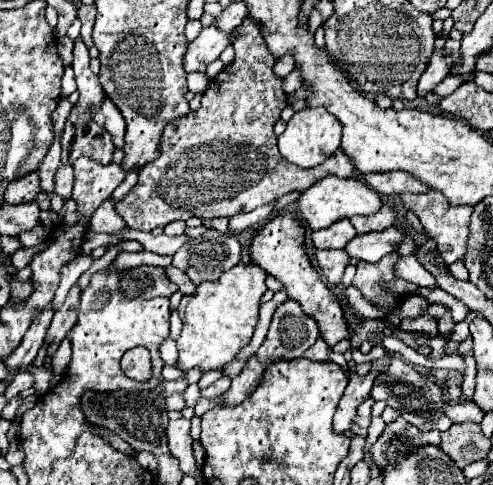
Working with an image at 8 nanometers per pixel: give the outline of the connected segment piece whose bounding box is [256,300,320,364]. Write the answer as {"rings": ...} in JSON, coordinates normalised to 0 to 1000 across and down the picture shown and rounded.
{"rings":[[[584,619],[560,635],[544,693],[519,726],[519,738],[535,751],[609,738],[645,693],[637,660],[621,652],[596,619]]]}

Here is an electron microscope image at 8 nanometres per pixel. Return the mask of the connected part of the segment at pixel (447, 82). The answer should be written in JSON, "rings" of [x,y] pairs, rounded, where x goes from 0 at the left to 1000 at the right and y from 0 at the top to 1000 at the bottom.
{"rings":[[[911,153],[878,188],[886,198],[911,198],[939,171],[939,157]]]}

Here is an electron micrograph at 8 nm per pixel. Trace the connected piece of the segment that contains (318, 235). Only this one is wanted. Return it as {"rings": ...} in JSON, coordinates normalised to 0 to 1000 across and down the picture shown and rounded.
{"rings":[[[702,449],[702,454],[682,458],[669,470],[633,478],[633,499],[645,515],[653,515],[653,511],[698,511],[718,487],[722,487],[722,474],[710,462],[710,454]]]}

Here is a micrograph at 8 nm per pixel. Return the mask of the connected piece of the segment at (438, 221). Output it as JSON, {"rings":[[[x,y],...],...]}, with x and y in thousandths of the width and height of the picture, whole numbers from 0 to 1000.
{"rings":[[[868,396],[868,400],[815,400],[811,404],[811,416],[819,429],[836,433],[856,466],[864,470],[868,487],[876,495],[884,495],[888,503],[888,515],[892,515],[892,528],[897,536],[913,548],[917,540],[933,536],[941,524],[945,524],[945,495],[949,495],[949,466],[953,466],[953,445],[957,445],[957,425],[913,425],[905,404],[897,396]]]}

